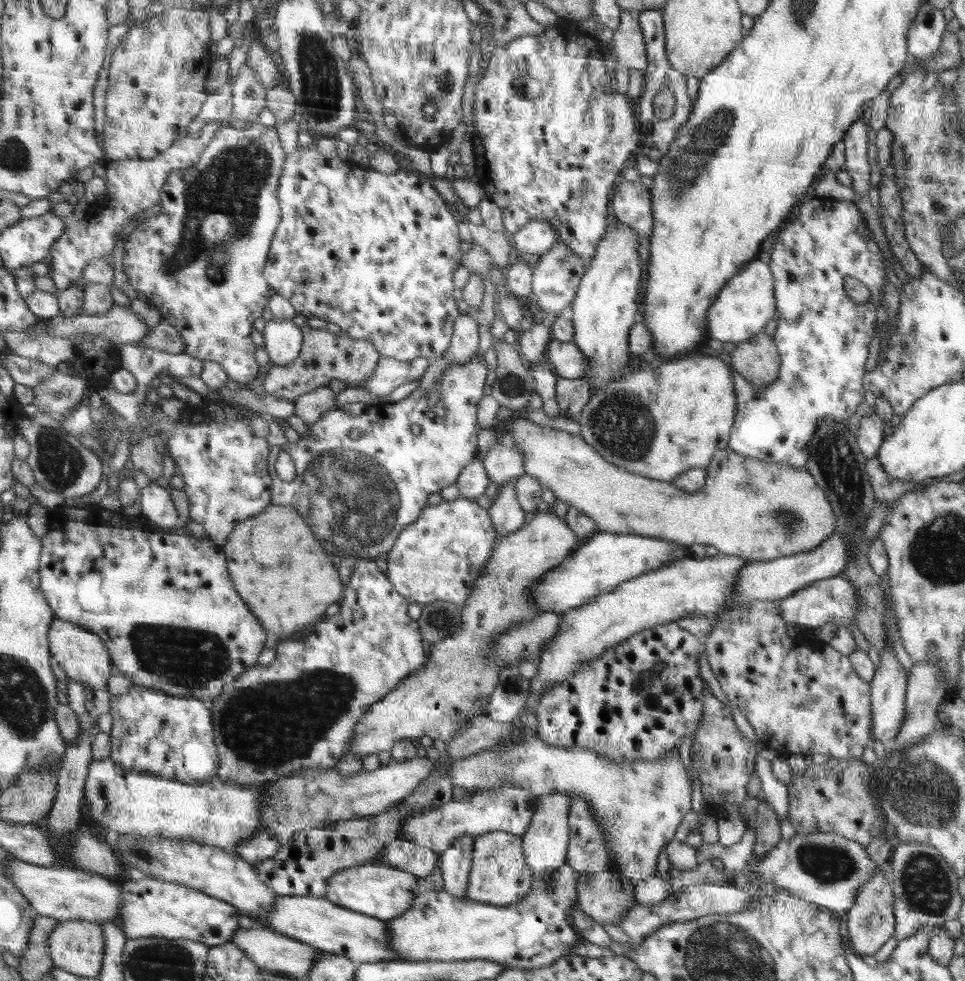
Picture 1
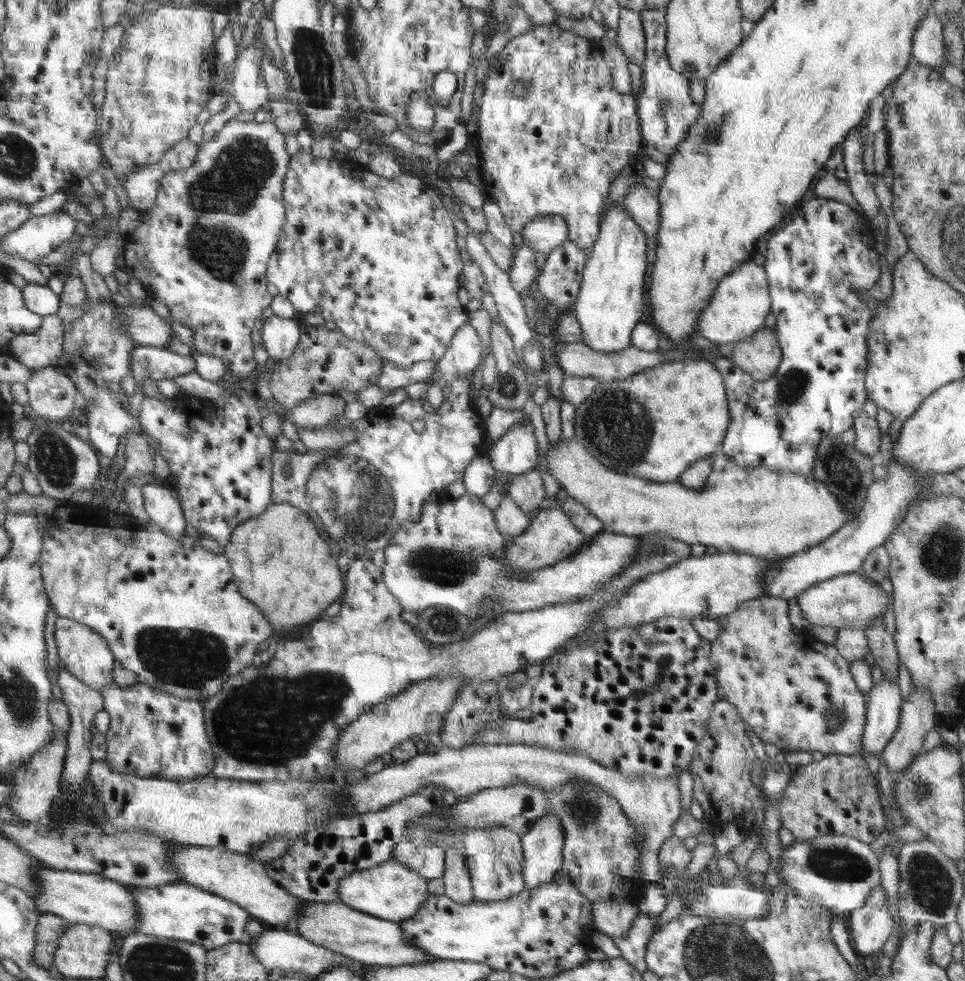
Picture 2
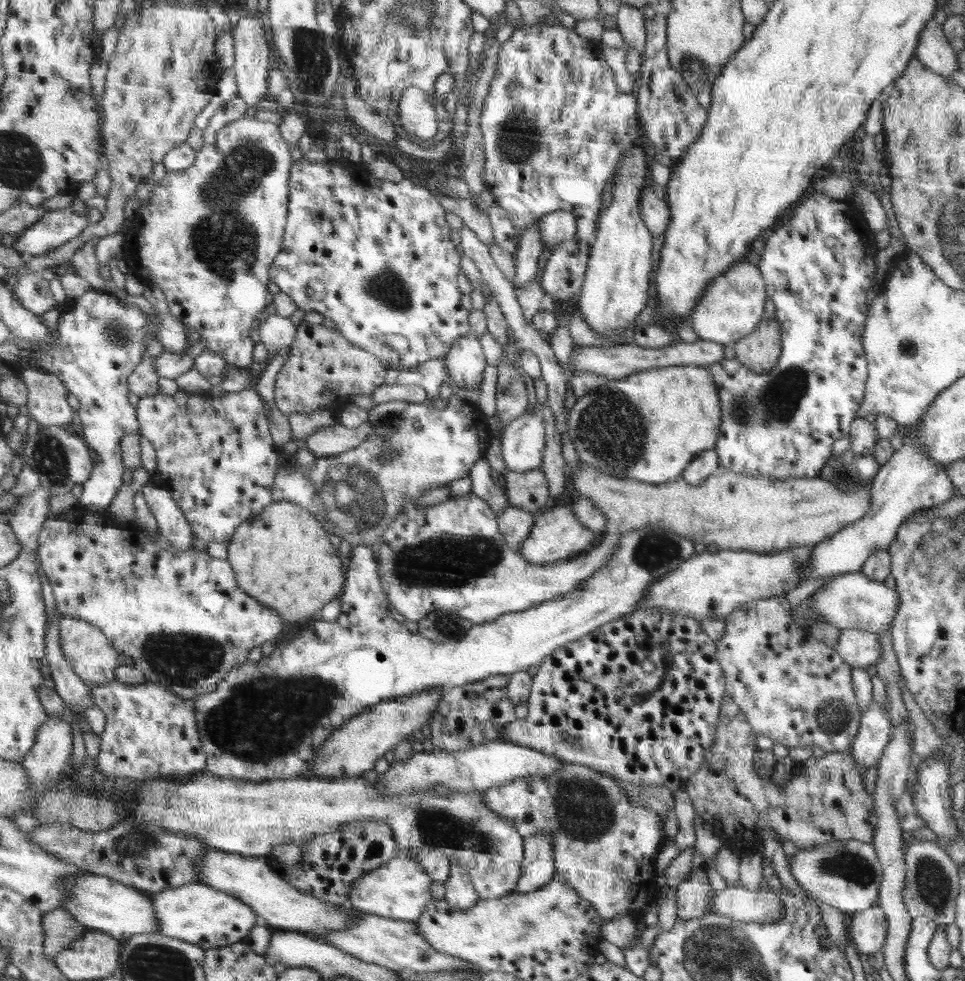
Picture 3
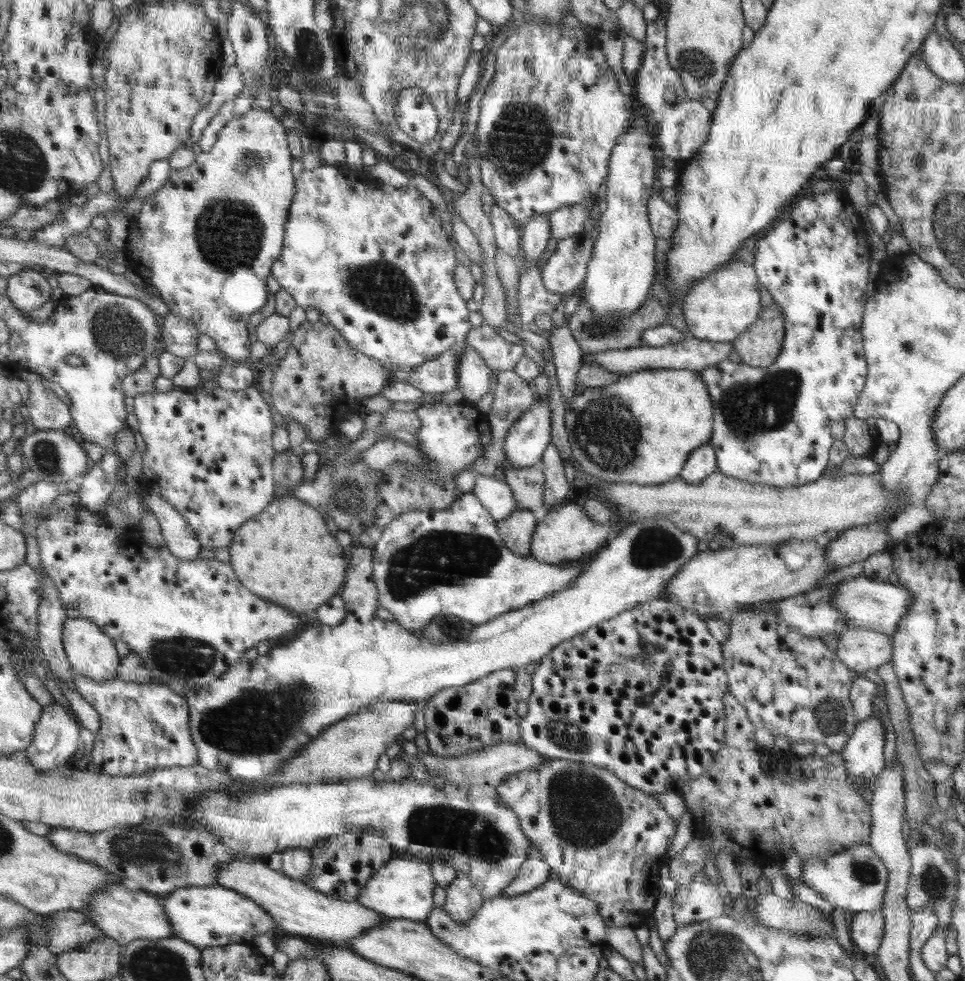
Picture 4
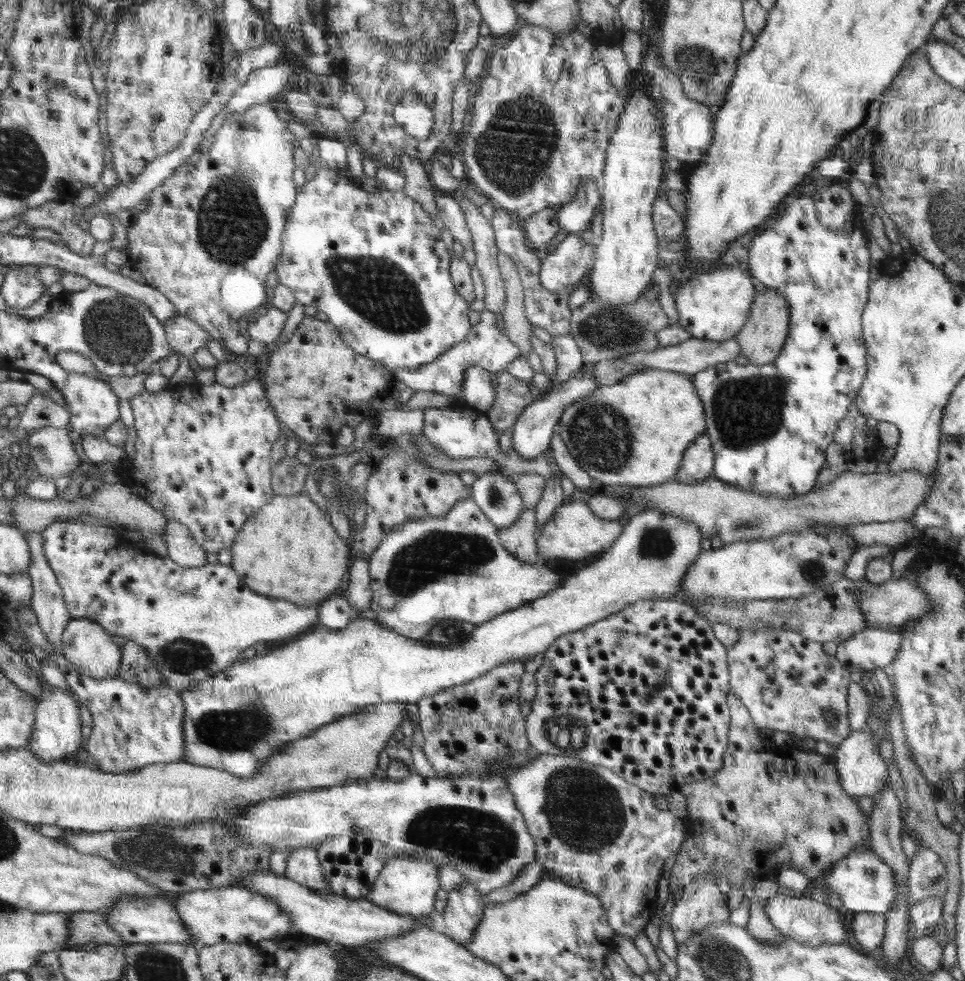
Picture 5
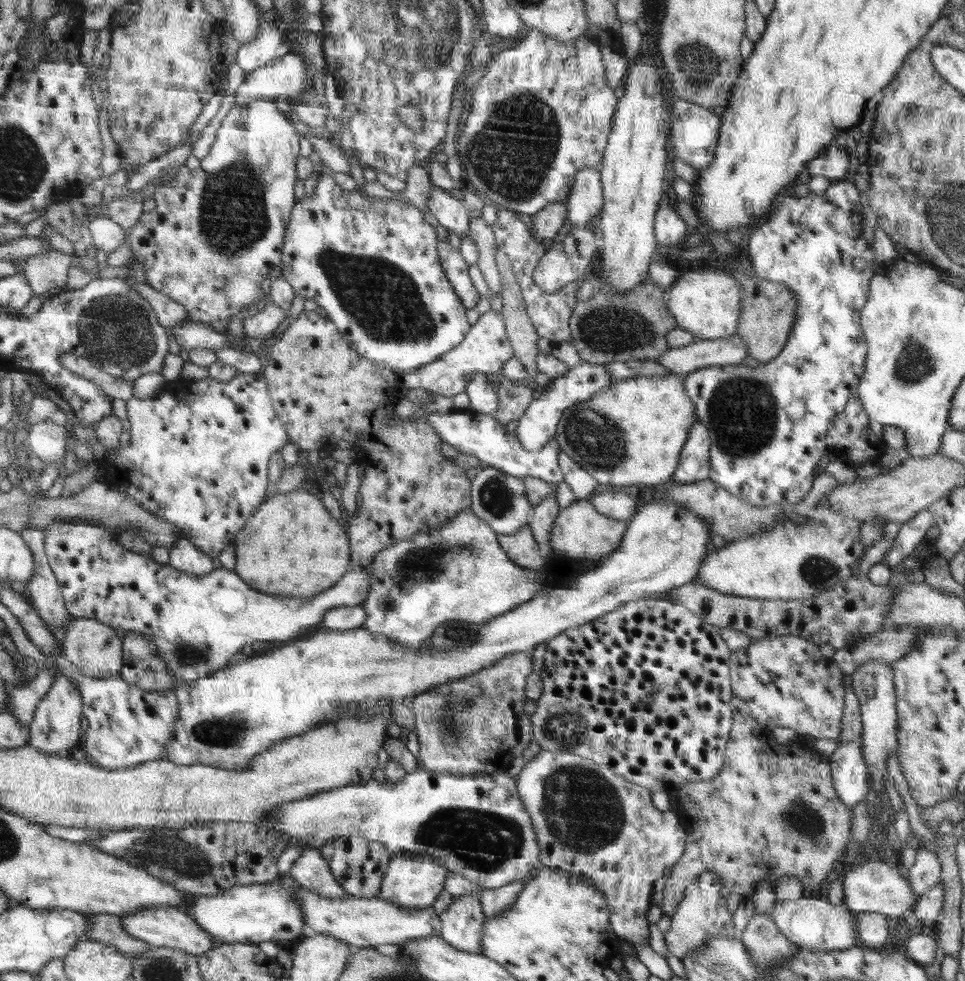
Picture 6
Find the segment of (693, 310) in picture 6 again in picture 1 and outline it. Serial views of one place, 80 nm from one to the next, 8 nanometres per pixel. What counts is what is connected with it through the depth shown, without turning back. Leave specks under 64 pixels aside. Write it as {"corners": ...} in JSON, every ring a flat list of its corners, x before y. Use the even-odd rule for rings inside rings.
{"corners":[[756,259,749,262,724,286,718,300,707,313,707,336,714,340,740,343,765,330,766,324,777,314,774,299,774,277,769,264]]}

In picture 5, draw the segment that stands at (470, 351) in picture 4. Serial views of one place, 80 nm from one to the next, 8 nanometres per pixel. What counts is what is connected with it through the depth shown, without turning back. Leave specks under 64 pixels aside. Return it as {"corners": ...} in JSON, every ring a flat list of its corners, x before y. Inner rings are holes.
{"corners":[[470,366,466,370,462,388,466,404,486,412,495,399,495,380,496,376,481,366]]}

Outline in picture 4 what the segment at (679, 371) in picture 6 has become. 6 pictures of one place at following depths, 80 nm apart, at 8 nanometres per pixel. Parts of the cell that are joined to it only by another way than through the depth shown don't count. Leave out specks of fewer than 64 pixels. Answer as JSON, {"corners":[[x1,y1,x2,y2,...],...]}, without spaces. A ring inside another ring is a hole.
{"corners":[[687,336,676,345,663,347,644,346,638,348,623,348,607,350,593,355,583,354,583,364,599,364,606,370,619,374,620,377,634,372,652,369,688,369,702,371,709,366,716,365,720,361,726,361,732,352,731,342,712,342,700,340,699,338]]}

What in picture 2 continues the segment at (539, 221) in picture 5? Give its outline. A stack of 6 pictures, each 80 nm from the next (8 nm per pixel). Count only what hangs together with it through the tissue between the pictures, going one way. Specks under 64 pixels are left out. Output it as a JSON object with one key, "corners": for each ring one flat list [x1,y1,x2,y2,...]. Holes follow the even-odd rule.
{"corners":[[524,244,520,249,515,250,515,257,511,269,507,272,512,287,522,293,529,290,538,276,539,269,536,267,536,251]]}

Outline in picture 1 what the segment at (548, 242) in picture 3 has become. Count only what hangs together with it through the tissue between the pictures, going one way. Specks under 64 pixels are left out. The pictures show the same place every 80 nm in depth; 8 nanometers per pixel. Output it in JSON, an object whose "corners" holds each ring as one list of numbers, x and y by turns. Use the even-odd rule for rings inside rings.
{"corners":[[544,220,528,222,519,233,511,236,515,253,543,255,557,242,557,231]]}

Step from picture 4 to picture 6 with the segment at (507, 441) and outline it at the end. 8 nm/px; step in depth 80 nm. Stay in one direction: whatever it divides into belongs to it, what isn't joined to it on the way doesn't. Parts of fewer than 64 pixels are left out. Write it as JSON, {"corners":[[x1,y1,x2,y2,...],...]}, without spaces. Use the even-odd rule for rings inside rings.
{"corners":[[580,362,574,368,569,368,564,376,551,380,548,386,542,389,540,397,528,405,526,412,518,419,516,437,527,450,542,448,548,440,555,436,561,414,567,408,578,401,591,399,610,383,612,383,611,376,603,365]]}

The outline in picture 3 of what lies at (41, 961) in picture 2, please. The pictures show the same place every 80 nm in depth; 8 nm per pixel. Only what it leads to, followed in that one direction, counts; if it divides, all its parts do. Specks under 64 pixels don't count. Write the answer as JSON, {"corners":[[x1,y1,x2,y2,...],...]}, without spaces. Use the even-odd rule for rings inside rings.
{"corners":[[59,909,44,913,41,918,44,931,43,955,53,960,58,953,70,948,87,932,87,926,75,919,75,916]]}

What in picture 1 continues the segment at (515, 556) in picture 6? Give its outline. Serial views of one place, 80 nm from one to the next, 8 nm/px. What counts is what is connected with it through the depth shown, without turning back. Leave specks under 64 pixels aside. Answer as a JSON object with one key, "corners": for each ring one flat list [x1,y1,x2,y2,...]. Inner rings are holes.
{"corners":[[515,479,500,487,497,497,487,509,499,535,515,533,526,525,526,512,519,505,515,491]]}

